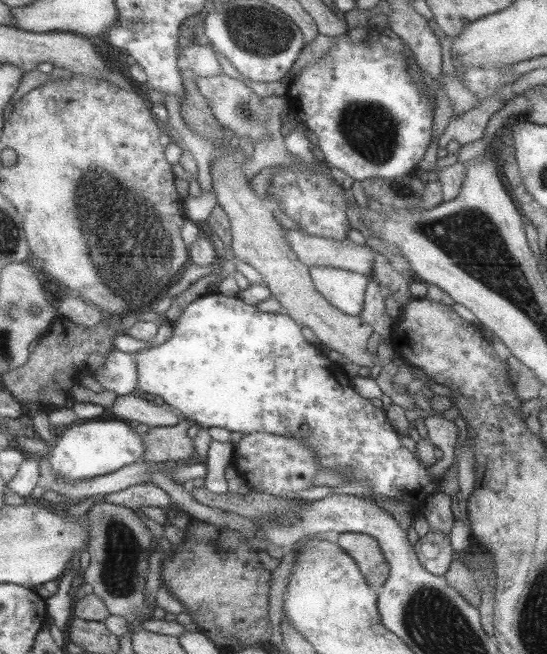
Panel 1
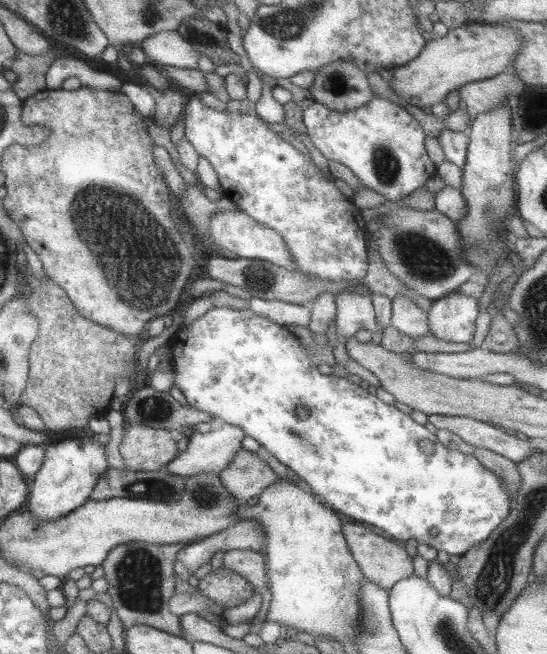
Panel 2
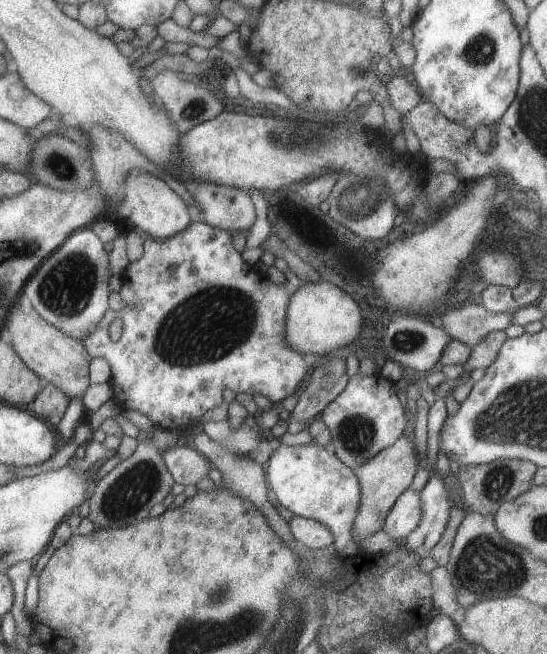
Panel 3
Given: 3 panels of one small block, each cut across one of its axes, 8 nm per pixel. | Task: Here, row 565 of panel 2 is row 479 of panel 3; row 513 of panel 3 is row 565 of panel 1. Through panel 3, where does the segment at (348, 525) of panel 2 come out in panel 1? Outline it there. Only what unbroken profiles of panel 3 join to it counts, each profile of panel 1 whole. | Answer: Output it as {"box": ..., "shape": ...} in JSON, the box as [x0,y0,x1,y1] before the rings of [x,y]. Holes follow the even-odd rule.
{"box":[337,532,389,586],"shape":[[[355,532],[339,533],[337,545],[357,563],[368,584],[382,586],[388,576],[389,565],[373,536]]]}

